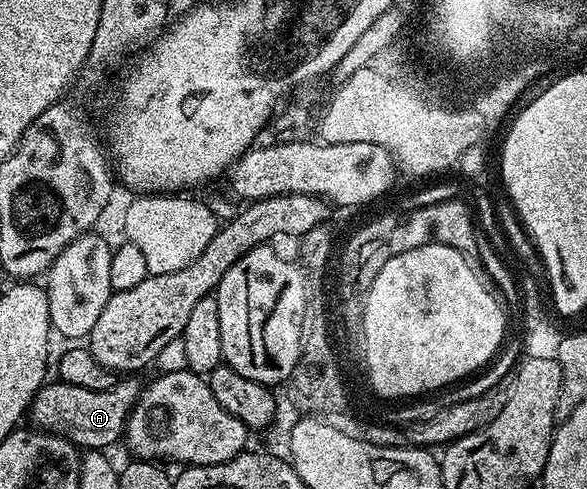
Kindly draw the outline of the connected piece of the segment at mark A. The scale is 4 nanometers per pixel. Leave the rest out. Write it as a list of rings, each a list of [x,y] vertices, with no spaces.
[[[121,378],[112,388],[96,392],[83,390],[83,386],[71,386],[60,382],[46,383],[35,394],[27,413],[30,420],[40,431],[56,432],[66,436],[81,450],[109,450],[116,440],[125,435],[125,423],[129,412],[140,396],[143,384],[137,378]]]

